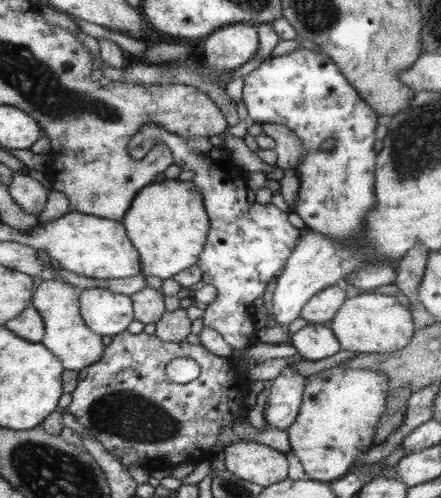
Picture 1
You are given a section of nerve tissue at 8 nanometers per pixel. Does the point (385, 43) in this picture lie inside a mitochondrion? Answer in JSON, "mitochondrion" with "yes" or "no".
{"mitochondrion":"no"}

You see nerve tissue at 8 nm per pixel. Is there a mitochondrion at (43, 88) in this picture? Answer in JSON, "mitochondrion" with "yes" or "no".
{"mitochondrion":"yes"}

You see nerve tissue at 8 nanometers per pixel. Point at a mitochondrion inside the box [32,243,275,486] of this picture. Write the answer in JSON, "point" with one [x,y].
{"point":[120,412]}

